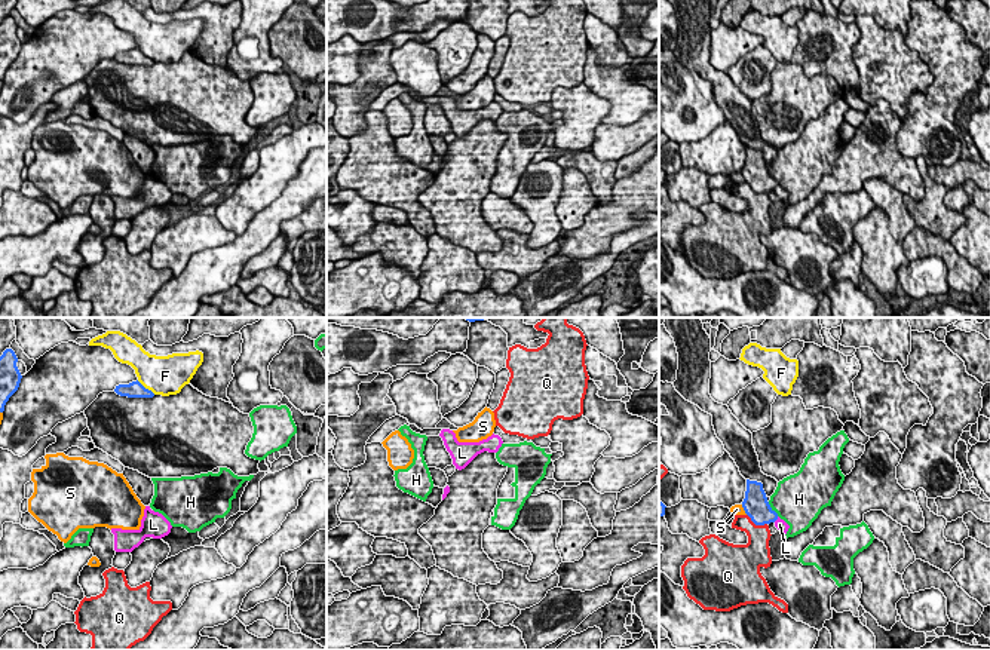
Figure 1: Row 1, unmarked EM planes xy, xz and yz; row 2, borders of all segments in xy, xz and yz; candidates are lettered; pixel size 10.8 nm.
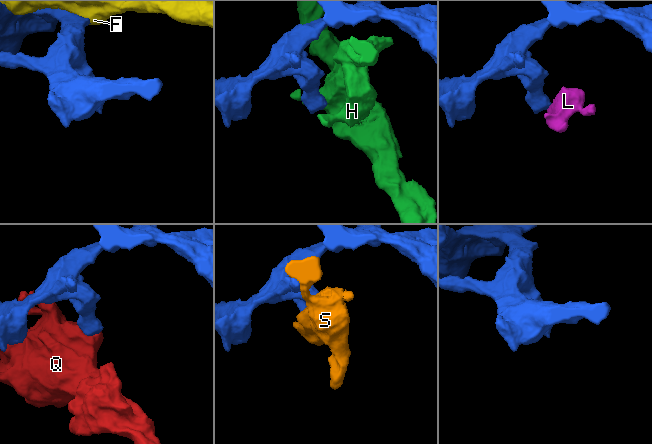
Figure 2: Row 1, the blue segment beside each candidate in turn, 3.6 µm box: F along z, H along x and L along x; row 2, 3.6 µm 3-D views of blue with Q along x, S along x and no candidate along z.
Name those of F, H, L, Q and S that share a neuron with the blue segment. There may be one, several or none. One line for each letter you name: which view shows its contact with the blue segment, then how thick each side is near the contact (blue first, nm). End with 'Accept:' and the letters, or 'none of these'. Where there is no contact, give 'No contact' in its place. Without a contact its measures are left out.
Accept: none of these

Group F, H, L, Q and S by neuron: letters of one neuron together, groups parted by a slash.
F / H / L Q / S

